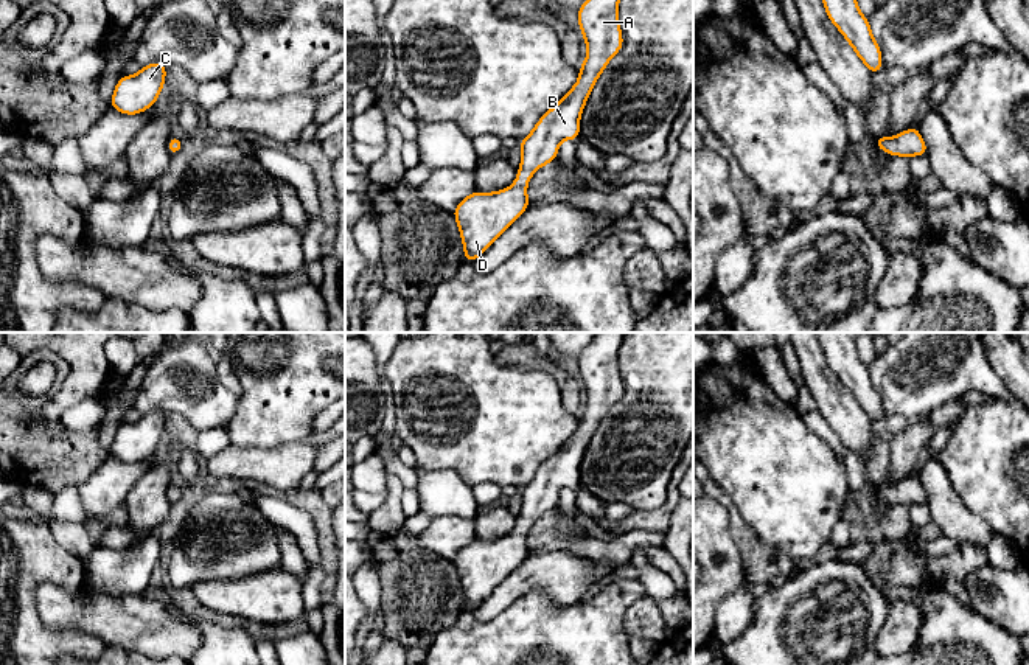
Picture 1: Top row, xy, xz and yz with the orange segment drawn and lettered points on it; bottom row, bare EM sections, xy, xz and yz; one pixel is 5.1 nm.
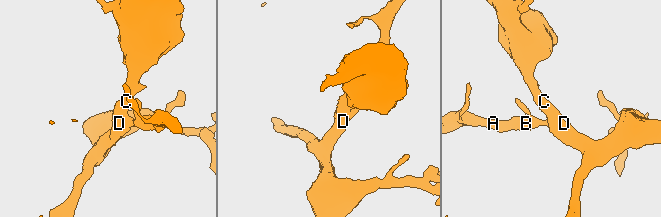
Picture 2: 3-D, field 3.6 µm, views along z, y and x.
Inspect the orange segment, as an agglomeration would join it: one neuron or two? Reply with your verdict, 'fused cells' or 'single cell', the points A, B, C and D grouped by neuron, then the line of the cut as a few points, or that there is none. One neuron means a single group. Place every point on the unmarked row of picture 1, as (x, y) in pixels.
single cell; A B C D; no cut

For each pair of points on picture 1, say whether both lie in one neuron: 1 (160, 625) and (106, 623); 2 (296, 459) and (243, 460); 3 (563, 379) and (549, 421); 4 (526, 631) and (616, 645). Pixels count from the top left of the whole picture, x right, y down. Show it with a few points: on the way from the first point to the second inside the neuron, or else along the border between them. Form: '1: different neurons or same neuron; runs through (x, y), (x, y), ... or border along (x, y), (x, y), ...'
1: same neuron; runs through (146, 625), (120, 623)
2: same neuron; runs through (283, 460), (255, 460)
3: different neurons; border along (529, 369), (546, 372), (561, 404), (579, 415)
4: same neuron; runs through (547, 642), (551, 645), (594, 645)

